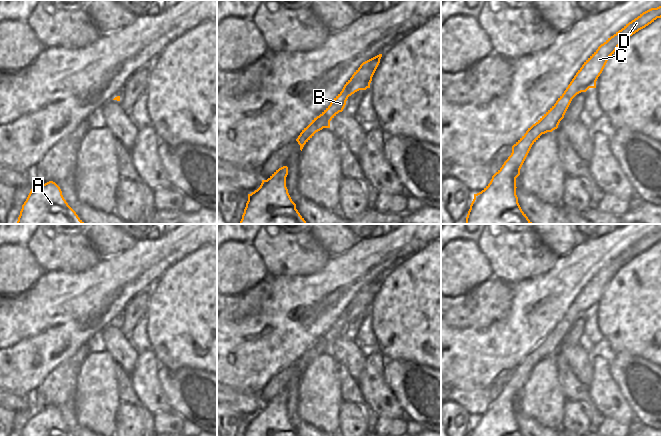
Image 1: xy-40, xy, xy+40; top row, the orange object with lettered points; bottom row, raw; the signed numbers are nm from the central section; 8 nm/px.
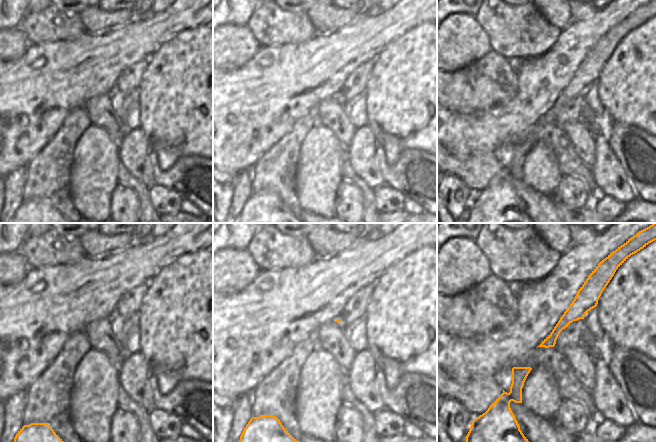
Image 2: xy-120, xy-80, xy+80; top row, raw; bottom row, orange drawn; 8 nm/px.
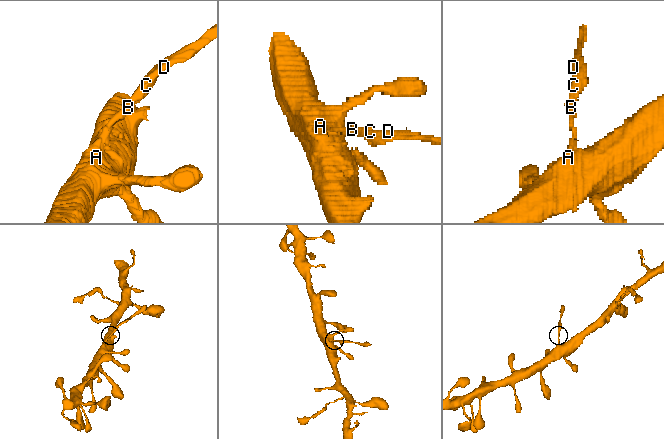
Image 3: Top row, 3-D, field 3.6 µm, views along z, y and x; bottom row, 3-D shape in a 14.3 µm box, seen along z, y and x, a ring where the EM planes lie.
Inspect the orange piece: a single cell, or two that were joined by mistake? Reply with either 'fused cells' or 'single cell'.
fused cells

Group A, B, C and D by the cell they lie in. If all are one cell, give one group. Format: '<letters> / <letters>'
A / B C D

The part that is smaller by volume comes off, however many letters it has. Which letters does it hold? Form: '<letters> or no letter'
B, C, D

